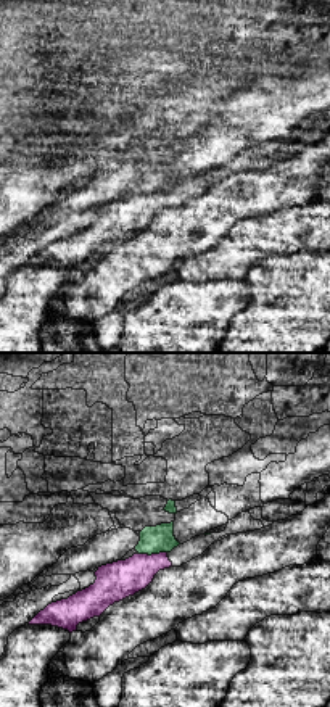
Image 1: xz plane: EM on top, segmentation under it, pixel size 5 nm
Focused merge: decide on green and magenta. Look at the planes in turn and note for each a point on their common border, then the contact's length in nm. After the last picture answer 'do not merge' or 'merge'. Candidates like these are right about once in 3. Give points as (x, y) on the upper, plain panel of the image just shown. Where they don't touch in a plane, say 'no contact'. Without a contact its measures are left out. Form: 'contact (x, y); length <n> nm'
contact (152, 192); length 140 nm

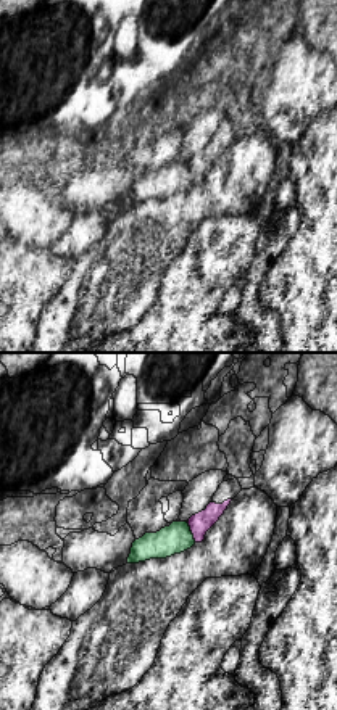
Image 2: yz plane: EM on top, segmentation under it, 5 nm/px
contact (191, 171); length 120 nm

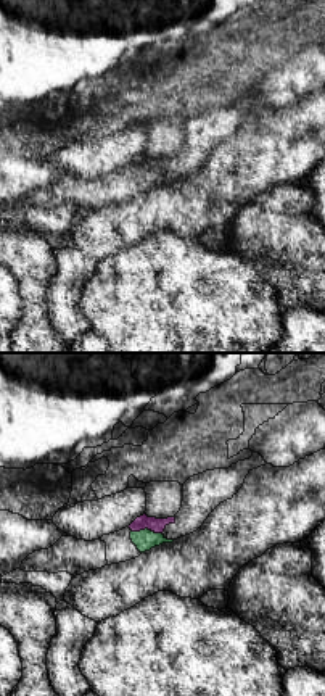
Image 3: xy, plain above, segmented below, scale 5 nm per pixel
contact (147, 168); length 150 nm

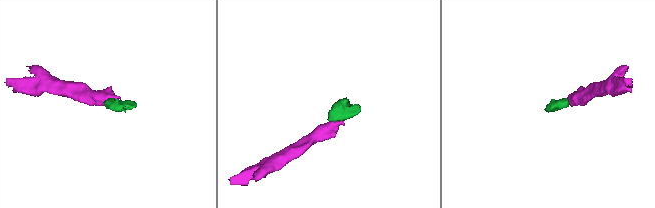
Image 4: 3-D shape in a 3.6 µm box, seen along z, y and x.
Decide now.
do not merge

